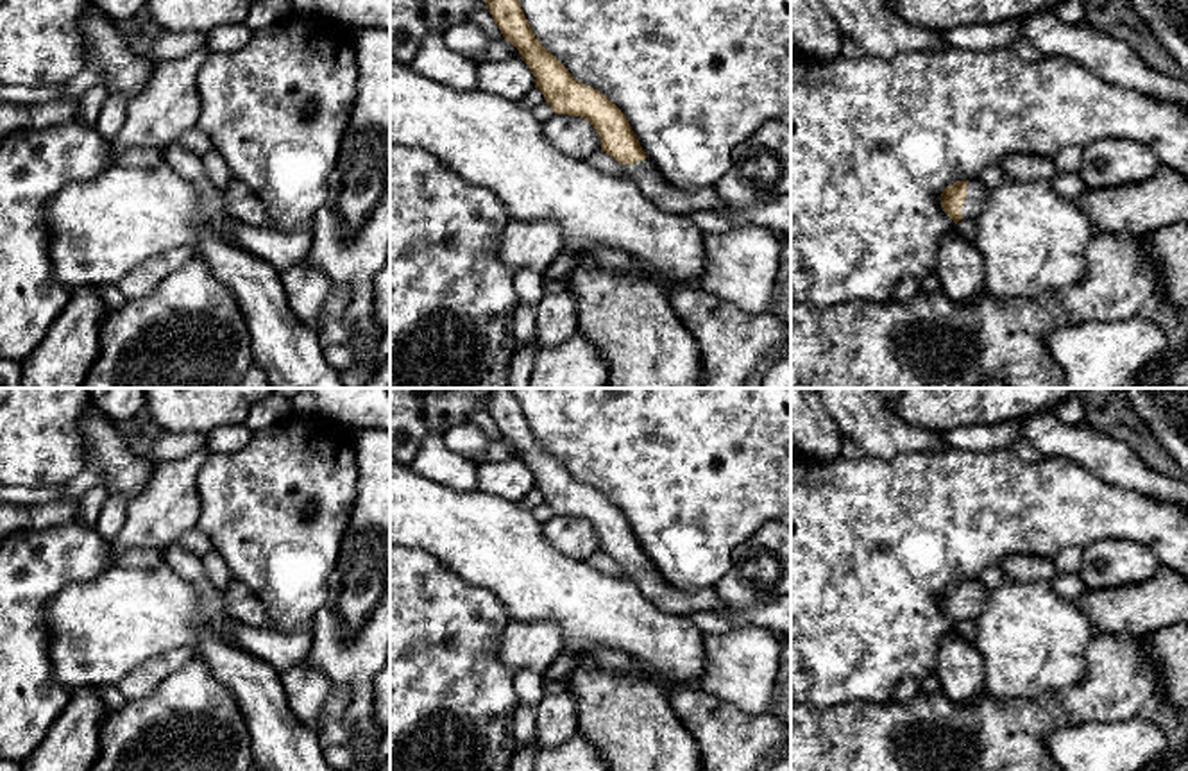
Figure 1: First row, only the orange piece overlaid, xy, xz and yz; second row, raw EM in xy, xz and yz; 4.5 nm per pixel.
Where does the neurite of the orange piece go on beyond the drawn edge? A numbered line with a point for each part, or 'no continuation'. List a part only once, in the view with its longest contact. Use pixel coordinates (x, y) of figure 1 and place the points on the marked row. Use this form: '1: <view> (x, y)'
1: yz (975, 194)

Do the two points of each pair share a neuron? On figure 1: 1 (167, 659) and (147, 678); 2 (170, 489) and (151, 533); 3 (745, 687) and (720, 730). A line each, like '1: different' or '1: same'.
1: same
2: same
3: different

